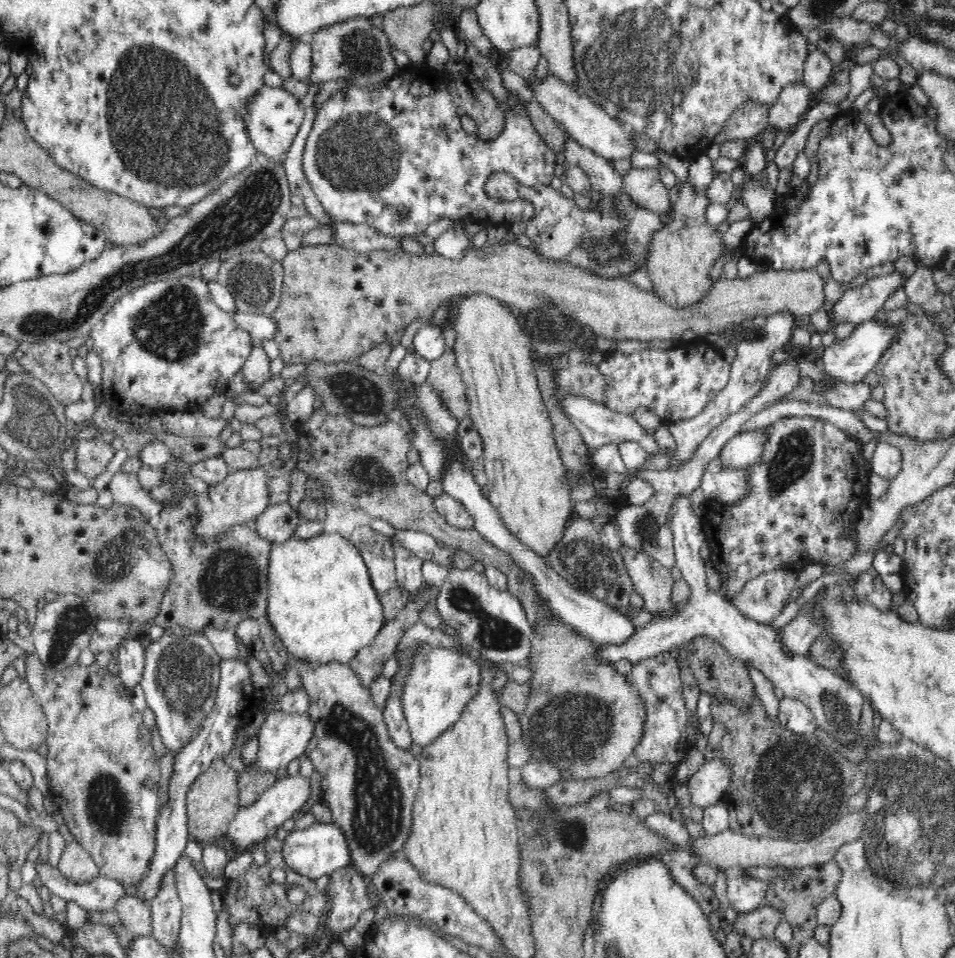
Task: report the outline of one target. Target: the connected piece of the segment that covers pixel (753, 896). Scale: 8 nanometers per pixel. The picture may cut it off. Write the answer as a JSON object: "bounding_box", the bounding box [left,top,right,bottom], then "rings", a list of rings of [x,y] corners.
{"bounding_box":[726,875,769,914],"rings":[[[747,875],[736,880],[728,880],[727,885],[726,895],[738,914],[750,913],[762,907],[769,891],[769,882]]]}

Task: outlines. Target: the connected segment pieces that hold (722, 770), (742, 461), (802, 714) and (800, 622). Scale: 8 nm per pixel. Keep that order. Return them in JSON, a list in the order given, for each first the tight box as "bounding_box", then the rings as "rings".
[{"bounding_box":[687,760,731,808],"rings":[[[708,760],[687,782],[691,804],[706,808],[722,801],[731,781],[731,768],[721,760]]]},{"bounding_box":[720,428,766,471],"rings":[[[760,428],[754,432],[738,433],[730,438],[720,452],[720,465],[742,471],[752,466],[766,442],[763,431],[764,429]]]},{"bounding_box":[777,696,817,735],"rings":[[[781,696],[777,716],[778,724],[796,734],[812,735],[817,728],[812,711],[798,699]]]},{"bounding_box":[780,616,818,655],"rings":[[[798,616],[784,627],[780,628],[780,643],[788,653],[806,655],[812,643],[818,638],[817,628],[807,622],[806,618]]]}]

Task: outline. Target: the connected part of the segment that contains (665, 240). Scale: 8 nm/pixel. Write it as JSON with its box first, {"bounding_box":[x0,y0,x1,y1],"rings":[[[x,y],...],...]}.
{"bounding_box":[646,182,741,308],"rings":[[[684,182],[678,198],[665,212],[663,225],[649,234],[646,246],[647,273],[653,281],[655,292],[668,305],[674,308],[686,308],[702,300],[704,293],[714,284],[710,272],[718,258],[730,254],[741,254],[740,247],[726,248],[722,234],[717,232],[717,225],[711,225],[706,219],[706,208],[710,204],[707,192],[699,194],[692,184]]]}

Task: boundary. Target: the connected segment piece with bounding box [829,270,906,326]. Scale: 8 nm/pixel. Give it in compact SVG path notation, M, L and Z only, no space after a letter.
M898 271L875 276L868 279L863 285L847 290L833 306L831 324L835 326L840 322L849 321L858 326L864 321L872 321L872 317L883 308L887 298L899 286L904 286L904 275Z

